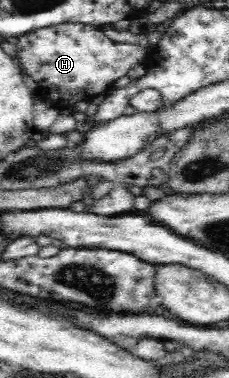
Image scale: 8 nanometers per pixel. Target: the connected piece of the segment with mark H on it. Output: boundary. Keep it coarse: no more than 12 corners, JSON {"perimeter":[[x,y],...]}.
{"perimeter":[[60,24],[18,38],[38,98],[91,100],[150,47]]}

